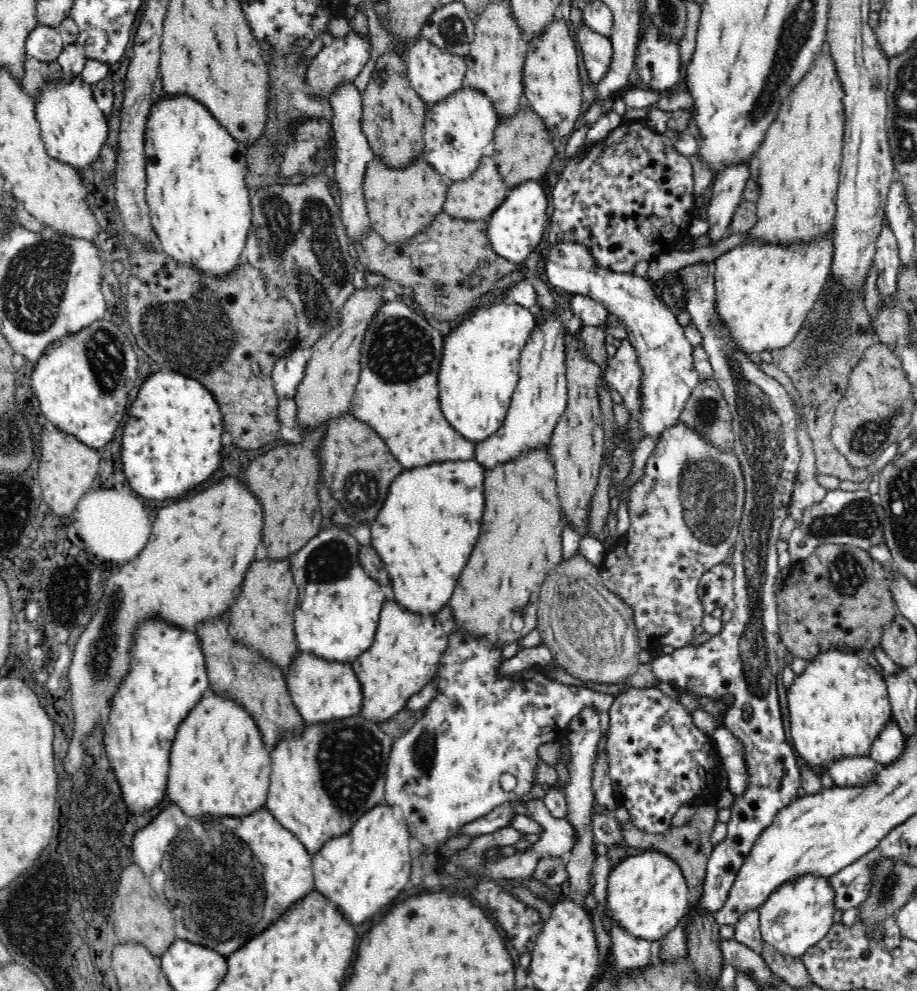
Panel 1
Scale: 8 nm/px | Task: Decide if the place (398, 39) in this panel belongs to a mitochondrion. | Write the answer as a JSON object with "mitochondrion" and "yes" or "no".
{"mitochondrion":"no"}

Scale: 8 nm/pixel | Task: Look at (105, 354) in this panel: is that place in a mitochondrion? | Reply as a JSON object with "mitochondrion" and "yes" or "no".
{"mitochondrion":"yes"}

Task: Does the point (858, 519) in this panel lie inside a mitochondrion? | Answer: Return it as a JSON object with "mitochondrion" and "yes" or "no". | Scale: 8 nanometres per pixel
{"mitochondrion":"yes"}

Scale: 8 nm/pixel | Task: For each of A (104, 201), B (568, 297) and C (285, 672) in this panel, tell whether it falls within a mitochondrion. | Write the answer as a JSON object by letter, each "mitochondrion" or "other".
{"A":"other","B":"other","C":"other"}

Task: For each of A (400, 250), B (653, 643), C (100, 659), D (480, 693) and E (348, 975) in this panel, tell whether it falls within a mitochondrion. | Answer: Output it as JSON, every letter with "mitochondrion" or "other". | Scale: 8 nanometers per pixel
{"A":"other","B":"other","C":"mitochondrion","D":"other","E":"other"}

